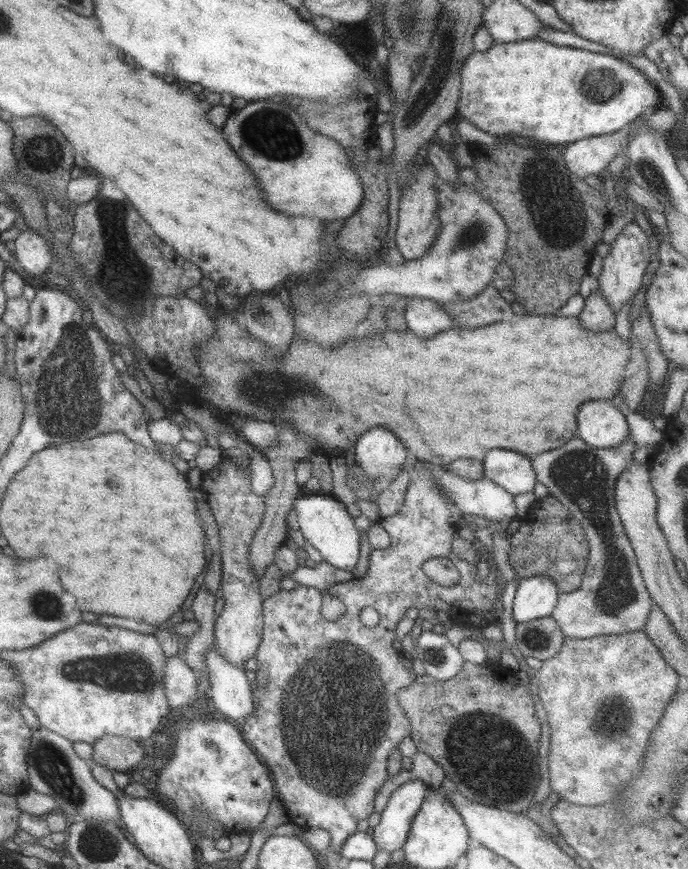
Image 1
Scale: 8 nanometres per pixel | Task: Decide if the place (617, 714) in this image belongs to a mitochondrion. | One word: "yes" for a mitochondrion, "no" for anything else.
yes

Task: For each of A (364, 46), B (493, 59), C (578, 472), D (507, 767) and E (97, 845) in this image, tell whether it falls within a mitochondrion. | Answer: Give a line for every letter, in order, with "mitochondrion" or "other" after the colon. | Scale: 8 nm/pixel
A: other
B: other
C: mitochondrion
D: mitochondrion
E: mitochondrion

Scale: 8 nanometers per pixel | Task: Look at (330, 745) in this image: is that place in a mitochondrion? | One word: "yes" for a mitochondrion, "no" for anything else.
yes

